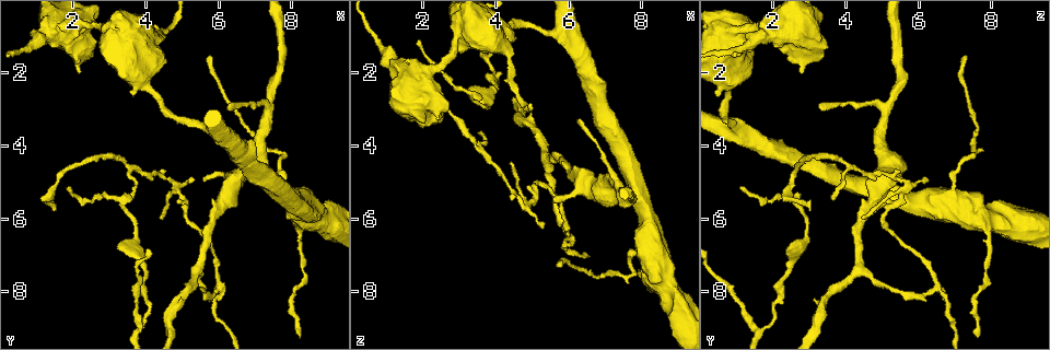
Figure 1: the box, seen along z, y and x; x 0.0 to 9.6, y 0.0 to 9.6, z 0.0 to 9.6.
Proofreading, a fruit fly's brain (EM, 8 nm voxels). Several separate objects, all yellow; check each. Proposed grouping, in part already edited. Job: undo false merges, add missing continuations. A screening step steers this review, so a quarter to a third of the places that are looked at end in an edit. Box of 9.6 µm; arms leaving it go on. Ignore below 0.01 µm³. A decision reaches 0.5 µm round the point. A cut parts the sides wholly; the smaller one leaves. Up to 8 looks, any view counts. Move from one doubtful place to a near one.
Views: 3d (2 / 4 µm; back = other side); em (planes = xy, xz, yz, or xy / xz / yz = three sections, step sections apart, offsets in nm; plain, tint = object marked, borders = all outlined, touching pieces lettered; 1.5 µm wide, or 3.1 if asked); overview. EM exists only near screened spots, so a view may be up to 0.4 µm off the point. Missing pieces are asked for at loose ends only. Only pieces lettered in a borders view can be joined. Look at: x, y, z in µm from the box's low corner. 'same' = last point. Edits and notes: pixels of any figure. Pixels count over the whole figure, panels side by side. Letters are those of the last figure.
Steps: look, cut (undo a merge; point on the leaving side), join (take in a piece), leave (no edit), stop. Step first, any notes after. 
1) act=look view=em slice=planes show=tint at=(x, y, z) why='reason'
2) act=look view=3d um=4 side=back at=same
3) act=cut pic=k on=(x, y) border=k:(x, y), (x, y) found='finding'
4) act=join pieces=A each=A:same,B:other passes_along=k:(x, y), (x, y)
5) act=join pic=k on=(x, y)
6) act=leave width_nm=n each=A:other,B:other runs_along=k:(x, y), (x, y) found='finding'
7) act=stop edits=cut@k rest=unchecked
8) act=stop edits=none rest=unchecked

act=look view=3d um=4 at=(1.20, 1.00, 1.65) why='calibre changes'

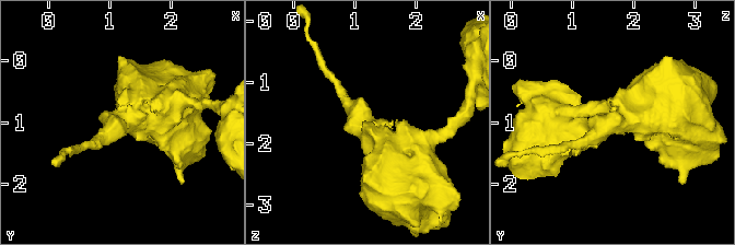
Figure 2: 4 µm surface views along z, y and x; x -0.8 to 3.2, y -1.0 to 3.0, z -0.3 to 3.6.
act=look view=em slice=planes show=borders at=(1.15, 1.00, 1.70) arm_widths_nm=160,700 why='shape alone is not enough'

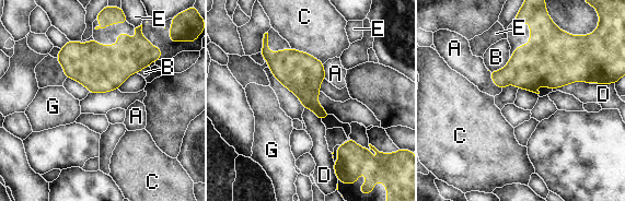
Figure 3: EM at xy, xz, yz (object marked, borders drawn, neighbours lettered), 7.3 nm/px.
act=leave each=A:other,B:other,C:other,D:other,E:other,G:other border=3:(510, 58), (502, 68), (488, 70) found='one neuron here'

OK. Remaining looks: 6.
act=look view=em slice=yz step=8 show=plain at=(1.85, 5.20, 1.05) why='free end'

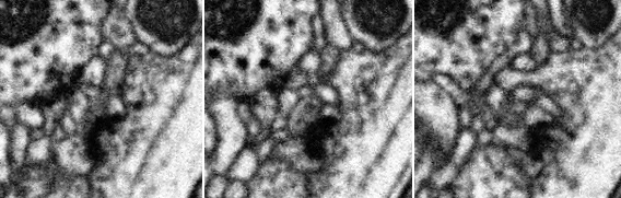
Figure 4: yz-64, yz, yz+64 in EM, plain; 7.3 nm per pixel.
act=look view=em slice=yz step=8 show=borders at=same

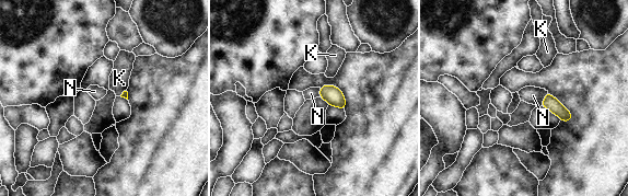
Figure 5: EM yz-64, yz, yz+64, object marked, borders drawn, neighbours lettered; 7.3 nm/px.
act=leave each=K:other,N:other border=5:(547, 91), (541, 105) found='no lettered piece goes on from it'

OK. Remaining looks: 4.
act=look view=3d um=4 at=(5.95, 8.00, 6.40) why='a fork'

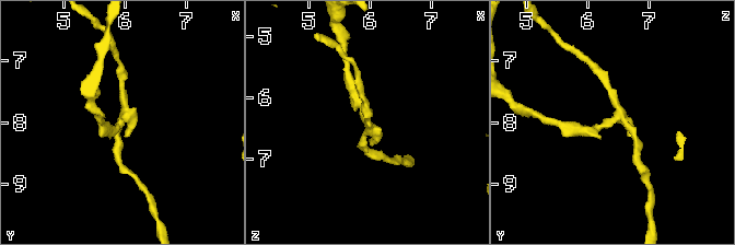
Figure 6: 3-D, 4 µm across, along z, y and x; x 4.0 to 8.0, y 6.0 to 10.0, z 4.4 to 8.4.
act=look view=em slice=planes show=borders at=(5.90, 8.00, 6.35) arms=3 why='need the tissue'

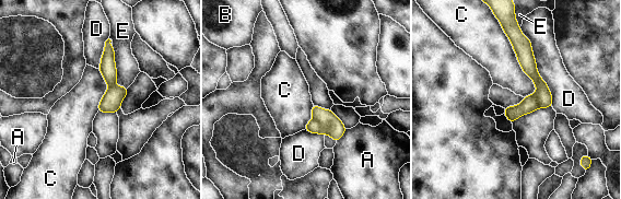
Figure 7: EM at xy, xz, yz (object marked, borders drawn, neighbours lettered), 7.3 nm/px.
act=cut pic=7 on=(313, 127) width_nm=80 each=A:other,B:other,C:other,D:other,E:other border=7:(313, 117), (325, 133) found='two neurons meet here'

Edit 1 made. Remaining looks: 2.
act=stop edits=cut@7 rest=unchecked

